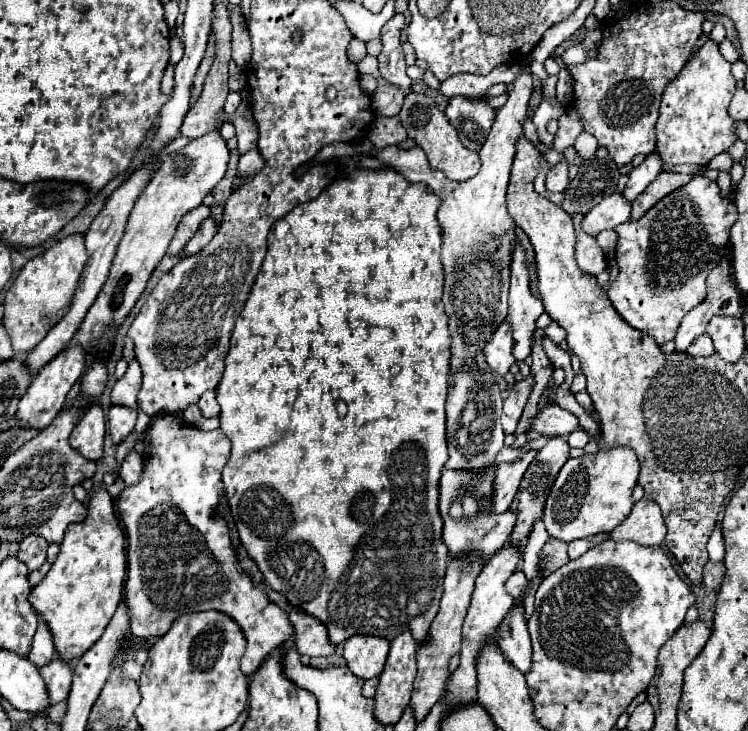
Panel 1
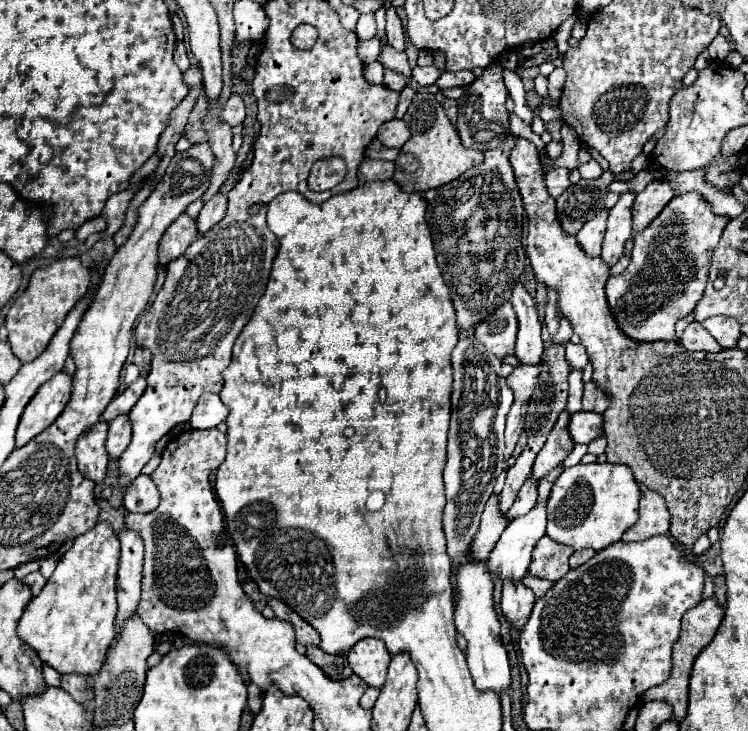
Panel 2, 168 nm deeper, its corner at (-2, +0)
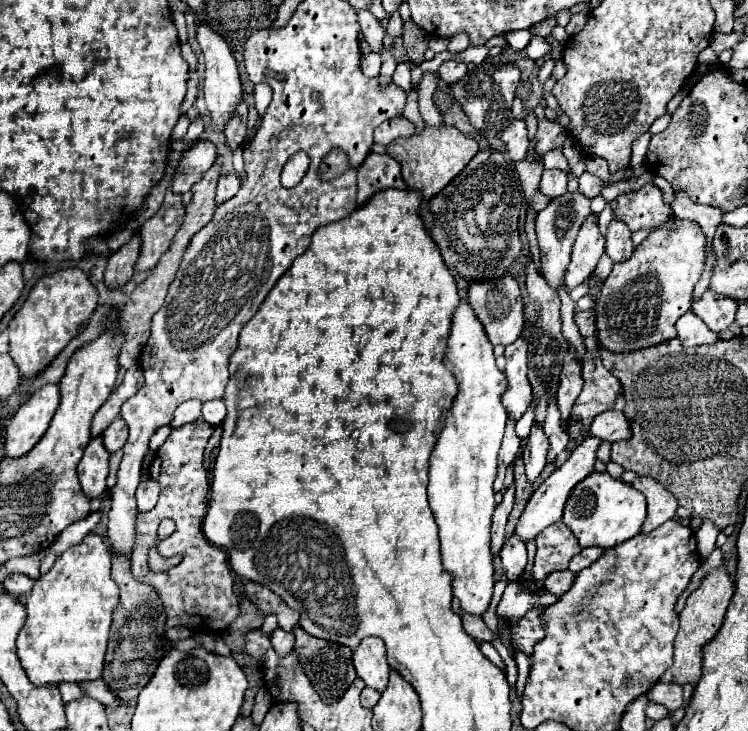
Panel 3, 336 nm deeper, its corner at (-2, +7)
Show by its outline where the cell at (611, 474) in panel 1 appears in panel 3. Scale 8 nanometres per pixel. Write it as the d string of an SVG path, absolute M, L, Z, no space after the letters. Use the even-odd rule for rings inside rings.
M592 472L580 486L576 486L566 502L562 522L570 526L582 548L600 546L604 550L614 548L636 534L640 534L646 520L646 498L634 490L630 484L624 484L618 478L612 478L608 472Z

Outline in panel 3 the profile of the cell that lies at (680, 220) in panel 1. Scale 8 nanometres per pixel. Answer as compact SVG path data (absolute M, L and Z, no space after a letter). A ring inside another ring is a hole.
M678 220L676 230L658 228L654 230L628 258L626 262L614 264L612 274L602 282L596 302L596 336L598 344L608 352L632 352L650 346L658 346L666 340L676 338L676 320L686 314L692 306L692 292L704 270L706 258L706 236L696 222Z

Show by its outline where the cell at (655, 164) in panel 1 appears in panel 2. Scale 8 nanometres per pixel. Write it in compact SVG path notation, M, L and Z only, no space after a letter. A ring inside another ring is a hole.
M628 189L620 195L618 203L610 209L608 217L608 229L604 235L604 245L602 245L602 259L610 267L622 257L624 243L630 239L632 233L632 203L634 203L636 191Z

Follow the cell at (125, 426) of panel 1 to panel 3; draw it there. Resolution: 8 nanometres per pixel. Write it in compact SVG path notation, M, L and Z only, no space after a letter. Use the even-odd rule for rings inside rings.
M120 416L102 434L102 440L104 440L104 446L108 452L120 450L126 444L126 438L128 438L128 428L124 426L124 420Z

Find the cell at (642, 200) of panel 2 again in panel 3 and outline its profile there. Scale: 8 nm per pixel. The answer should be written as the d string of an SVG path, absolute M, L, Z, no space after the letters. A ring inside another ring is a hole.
M646 184L638 192L620 194L610 204L614 220L628 224L632 232L644 226L660 226L672 216L672 208L662 202L662 192L654 184Z

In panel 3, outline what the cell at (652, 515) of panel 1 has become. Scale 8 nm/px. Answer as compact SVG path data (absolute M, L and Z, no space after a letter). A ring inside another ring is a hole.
M638 476L632 486L642 492L648 500L648 518L644 522L644 532L658 528L666 520L674 518L676 514L676 498L654 478Z

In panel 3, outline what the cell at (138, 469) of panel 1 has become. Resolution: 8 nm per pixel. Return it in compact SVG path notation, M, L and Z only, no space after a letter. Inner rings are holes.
M150 478L142 480L136 490L138 512L150 512L158 502L158 494L160 494L160 486L156 486L156 482L152 482Z

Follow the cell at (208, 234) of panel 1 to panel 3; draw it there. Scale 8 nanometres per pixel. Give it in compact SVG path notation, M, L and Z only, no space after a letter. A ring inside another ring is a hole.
M220 174L216 202L230 200L238 190L240 190L240 178L238 178L238 174Z

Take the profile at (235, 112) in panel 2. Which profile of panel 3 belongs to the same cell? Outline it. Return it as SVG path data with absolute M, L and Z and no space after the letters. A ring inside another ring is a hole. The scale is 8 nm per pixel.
M242 102L238 104L238 108L234 110L224 134L226 134L226 144L230 146L232 152L236 152L246 138L246 122L248 122L248 106Z

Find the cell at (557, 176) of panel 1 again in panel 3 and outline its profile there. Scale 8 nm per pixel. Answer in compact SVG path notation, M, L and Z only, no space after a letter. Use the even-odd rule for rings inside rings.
M544 170L540 180L540 192L548 198L558 198L566 192L568 176L562 170Z

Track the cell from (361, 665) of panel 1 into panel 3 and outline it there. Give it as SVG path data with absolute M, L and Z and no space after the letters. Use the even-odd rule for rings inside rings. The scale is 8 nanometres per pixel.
M364 638L364 642L354 650L354 668L368 688L384 692L390 676L384 642L380 638Z

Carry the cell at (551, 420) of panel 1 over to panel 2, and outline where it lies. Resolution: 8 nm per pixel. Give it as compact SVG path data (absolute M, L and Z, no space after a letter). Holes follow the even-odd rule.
M578 411L570 415L568 433L574 443L590 443L602 433L602 415Z

